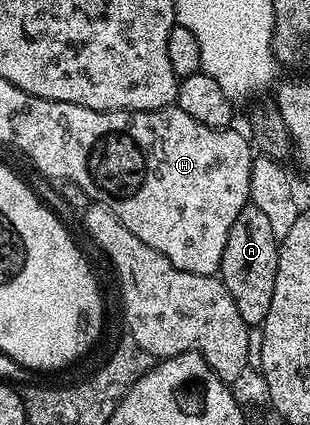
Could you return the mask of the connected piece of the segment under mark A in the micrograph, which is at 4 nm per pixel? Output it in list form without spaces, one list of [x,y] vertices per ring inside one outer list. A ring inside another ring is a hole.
[[[249,205],[238,213],[238,221],[230,225],[230,237],[226,237],[226,249],[222,249],[222,261],[218,278],[226,285],[242,321],[256,329],[263,324],[266,313],[270,313],[270,300],[274,297],[274,277],[278,273],[280,244],[274,237],[269,218],[256,206]]]

